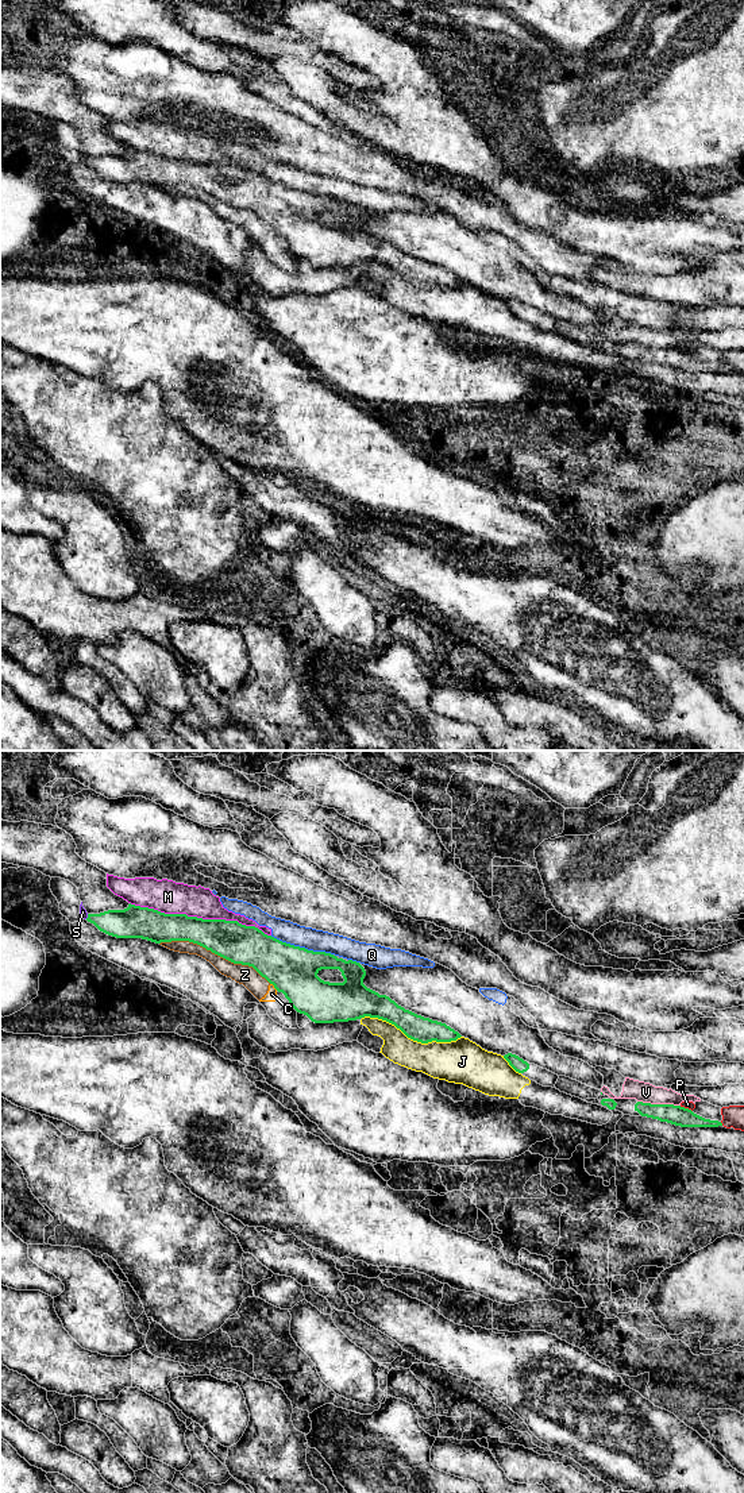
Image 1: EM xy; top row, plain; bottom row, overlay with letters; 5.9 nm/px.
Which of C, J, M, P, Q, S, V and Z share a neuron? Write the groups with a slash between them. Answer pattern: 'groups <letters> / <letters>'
groups C P Z / J S / M Q V

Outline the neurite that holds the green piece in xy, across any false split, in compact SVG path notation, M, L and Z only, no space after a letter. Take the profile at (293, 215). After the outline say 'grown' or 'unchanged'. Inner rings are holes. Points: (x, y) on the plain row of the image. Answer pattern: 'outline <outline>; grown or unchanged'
outline M131 147L124 154L88 158L86 165L116 182L142 182L155 188L189 185L234 208L253 211L285 239L297 256L315 267L370 261L394 269L421 288L451 286L462 281L446 267L405 254L389 240L367 232L363 228L366 215L359 207L282 186L255 170L165 158ZM321 213L339 213L344 225L321 224L317 220Z; unchanged

